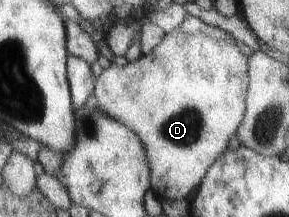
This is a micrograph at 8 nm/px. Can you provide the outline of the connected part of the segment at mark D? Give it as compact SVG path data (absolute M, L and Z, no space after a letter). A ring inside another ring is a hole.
M180 28L169 31L153 53L126 65L112 64L95 81L99 107L125 123L140 136L152 165L152 189L159 197L183 200L204 182L213 163L225 154L229 141L238 136L244 123L249 92L249 56L239 45L215 39L211 35L193 35Z

